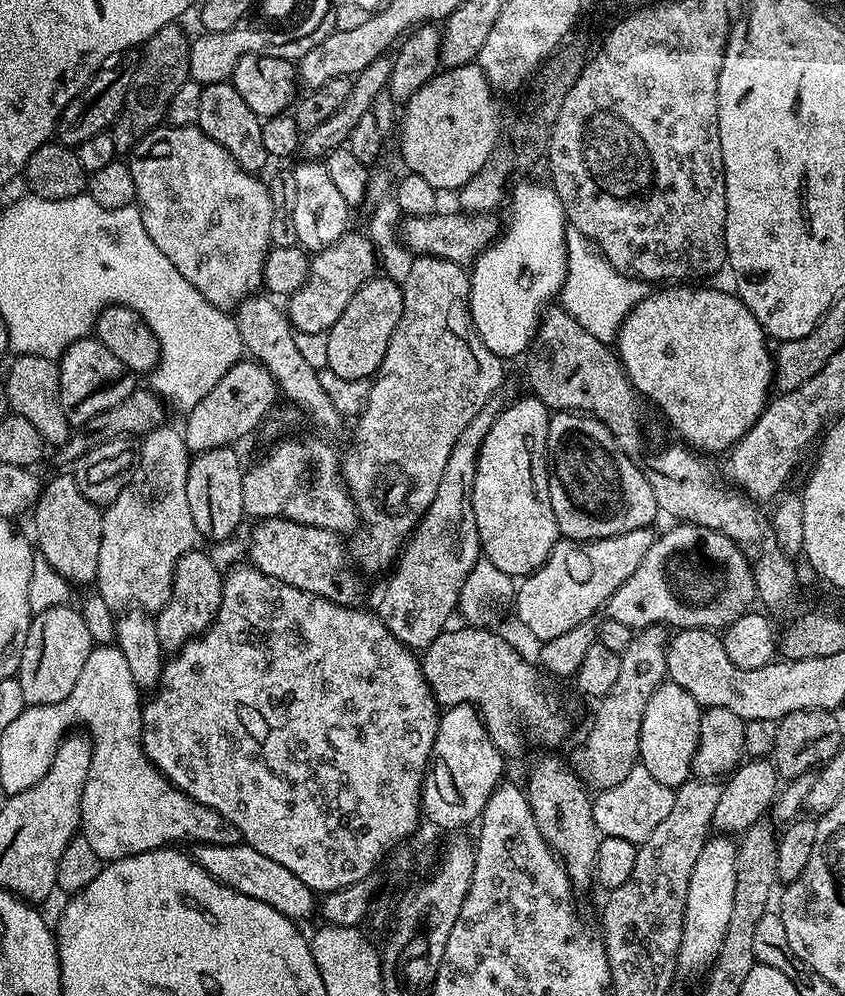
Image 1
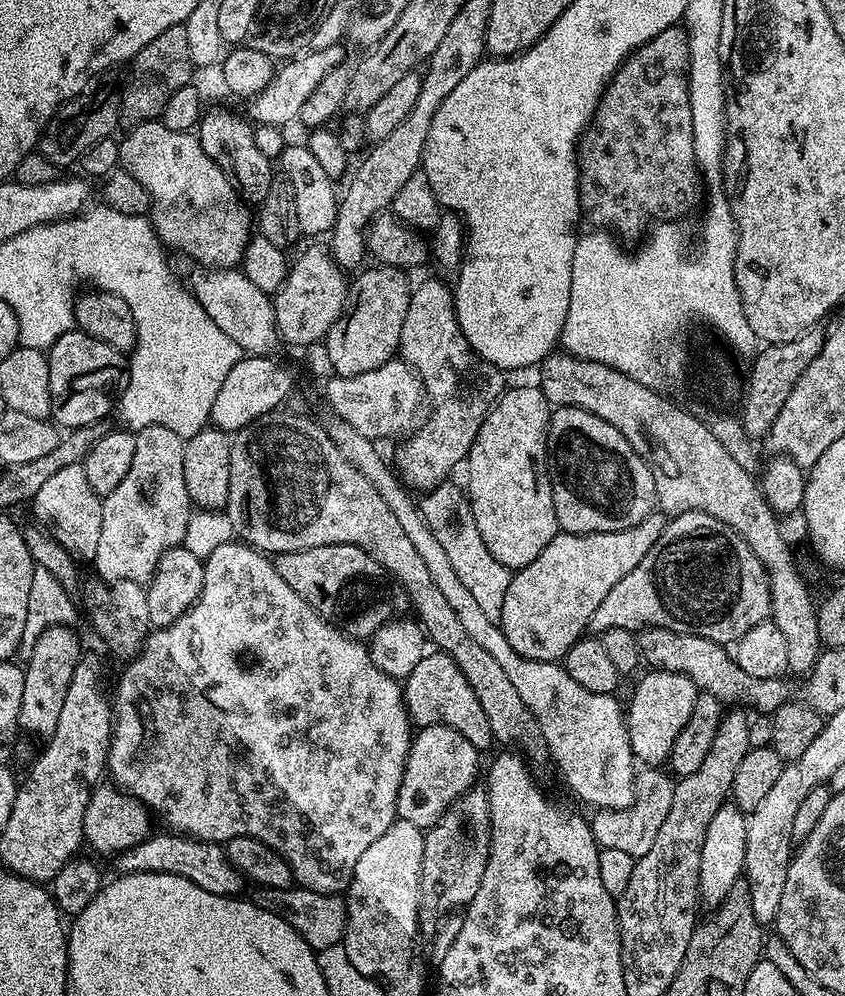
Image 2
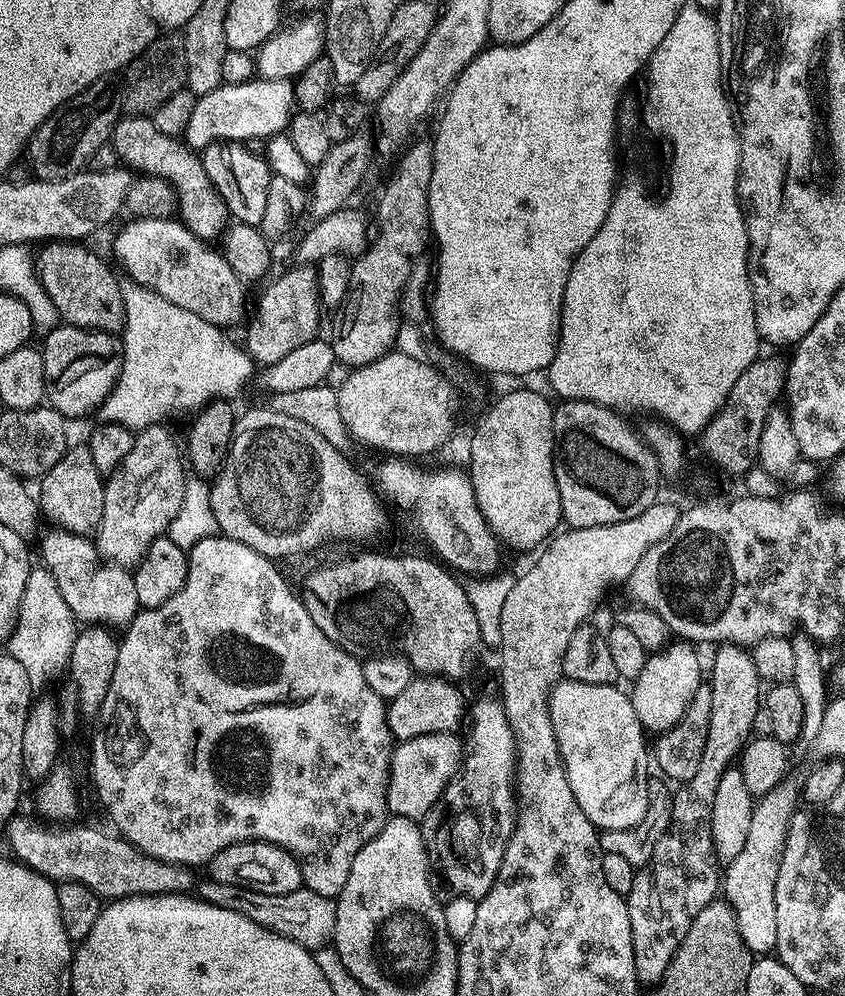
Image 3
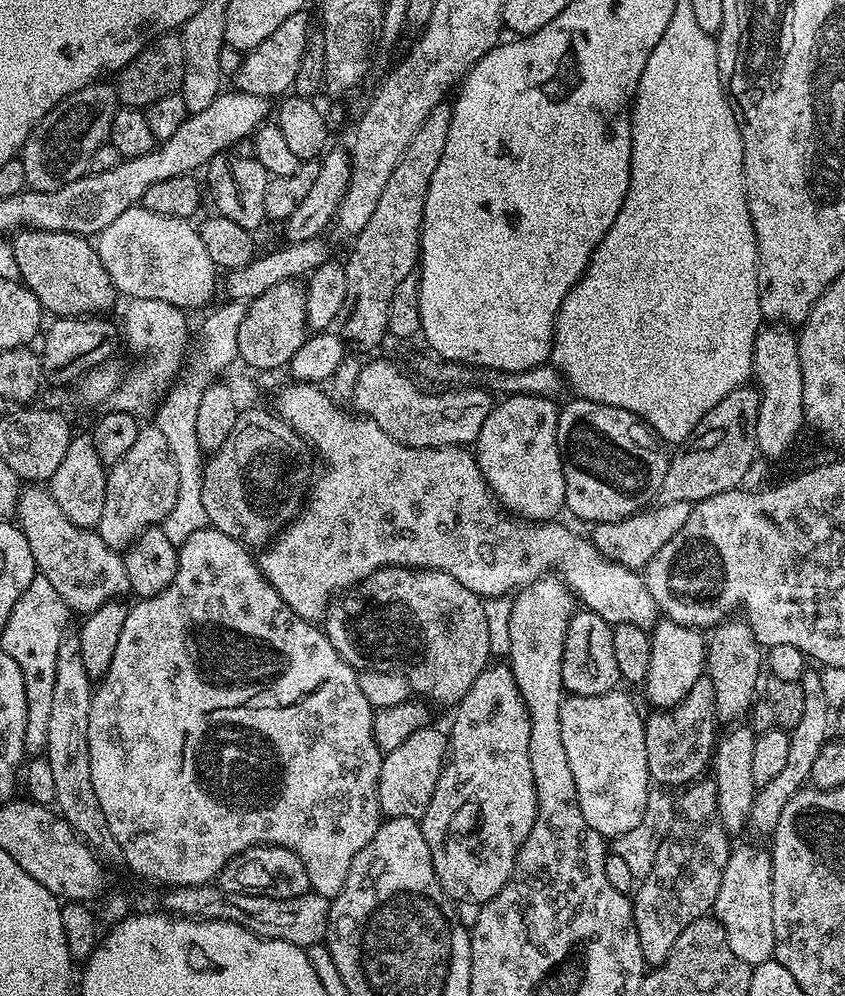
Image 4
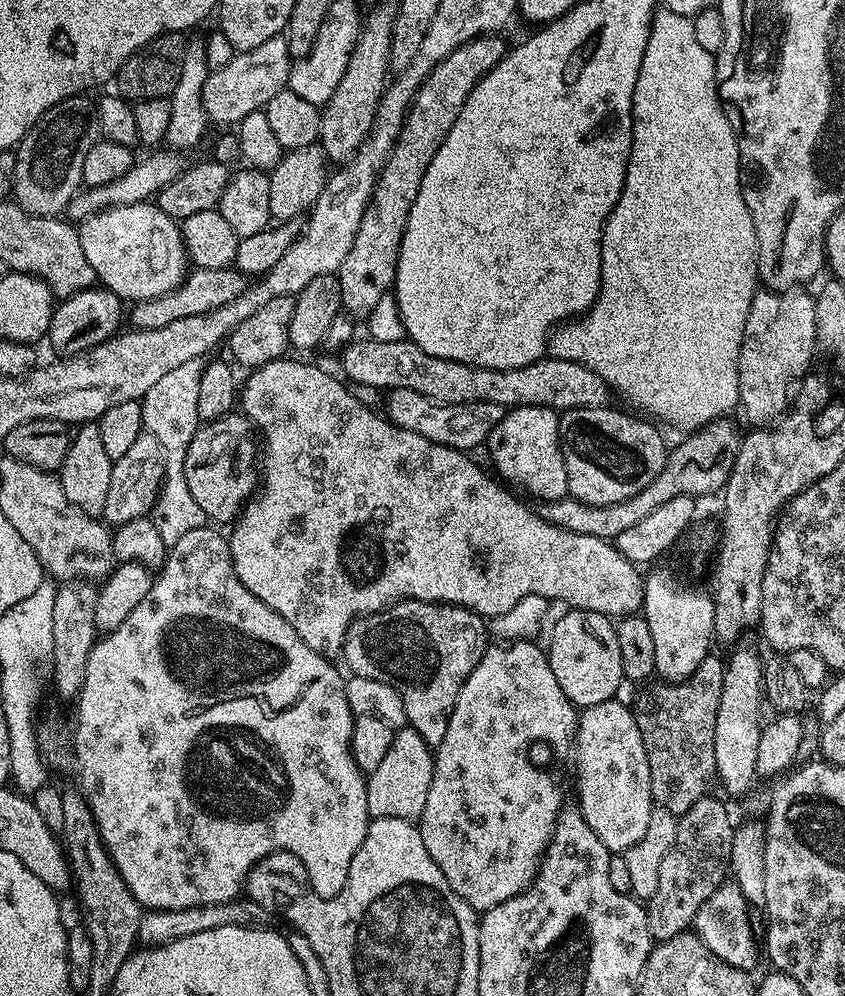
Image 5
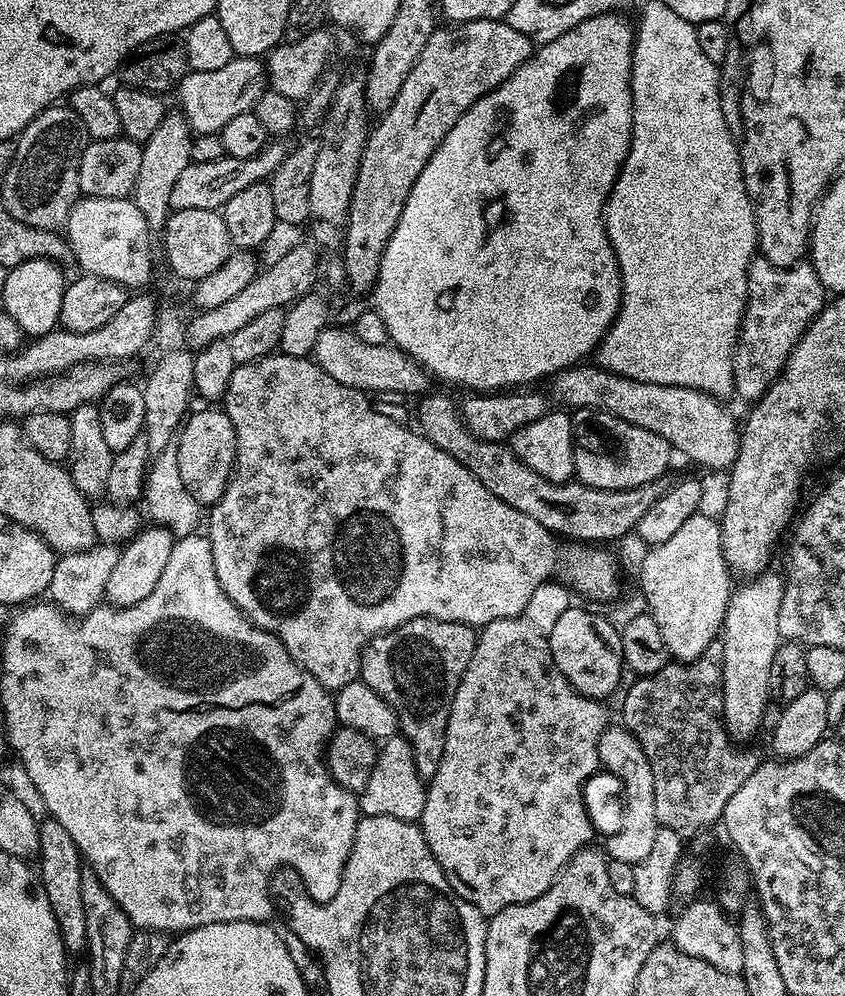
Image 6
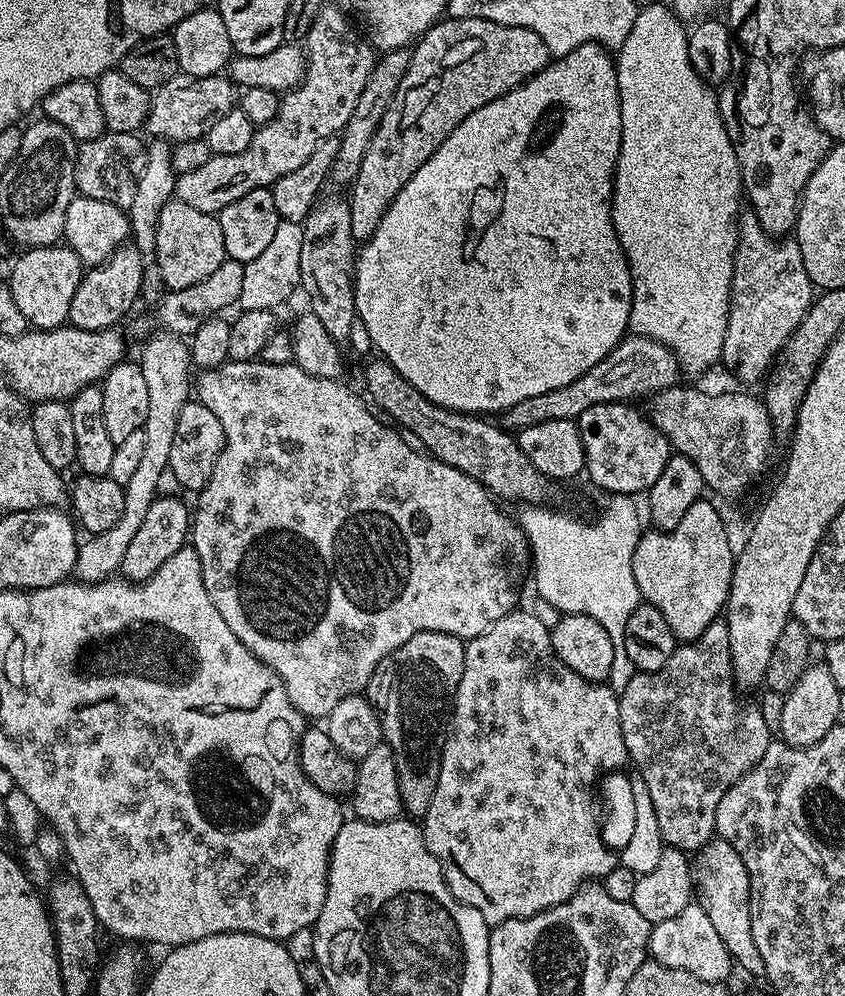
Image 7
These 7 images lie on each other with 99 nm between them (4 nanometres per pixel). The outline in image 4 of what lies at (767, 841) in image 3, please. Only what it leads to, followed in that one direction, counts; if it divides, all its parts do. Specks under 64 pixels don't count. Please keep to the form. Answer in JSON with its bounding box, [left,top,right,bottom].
[712,848,774,965]

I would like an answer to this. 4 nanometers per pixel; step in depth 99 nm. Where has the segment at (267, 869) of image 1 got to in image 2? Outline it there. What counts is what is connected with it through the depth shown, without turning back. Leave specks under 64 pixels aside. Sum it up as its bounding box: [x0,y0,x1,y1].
[115,834,246,896]

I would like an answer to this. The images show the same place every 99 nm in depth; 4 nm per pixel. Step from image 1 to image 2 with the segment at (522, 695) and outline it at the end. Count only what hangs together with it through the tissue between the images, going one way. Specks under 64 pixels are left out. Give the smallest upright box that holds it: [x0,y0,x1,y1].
[402,650,494,750]

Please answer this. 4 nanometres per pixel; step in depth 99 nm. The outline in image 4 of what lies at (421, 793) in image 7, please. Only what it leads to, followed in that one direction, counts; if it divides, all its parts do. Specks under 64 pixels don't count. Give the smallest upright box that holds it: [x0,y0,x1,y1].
[322,568,492,706]

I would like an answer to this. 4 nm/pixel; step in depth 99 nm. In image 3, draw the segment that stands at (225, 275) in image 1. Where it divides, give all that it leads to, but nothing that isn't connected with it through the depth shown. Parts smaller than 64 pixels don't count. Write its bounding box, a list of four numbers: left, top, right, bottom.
[110,115,230,242]

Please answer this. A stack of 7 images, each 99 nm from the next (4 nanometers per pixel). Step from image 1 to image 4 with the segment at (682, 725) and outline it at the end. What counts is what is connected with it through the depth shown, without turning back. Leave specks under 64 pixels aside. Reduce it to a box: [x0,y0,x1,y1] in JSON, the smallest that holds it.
[642,618,706,709]

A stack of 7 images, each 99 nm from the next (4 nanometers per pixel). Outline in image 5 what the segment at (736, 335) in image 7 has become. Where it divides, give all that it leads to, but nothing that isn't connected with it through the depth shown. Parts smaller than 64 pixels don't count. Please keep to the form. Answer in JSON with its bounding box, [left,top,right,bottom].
[738,290,817,426]

